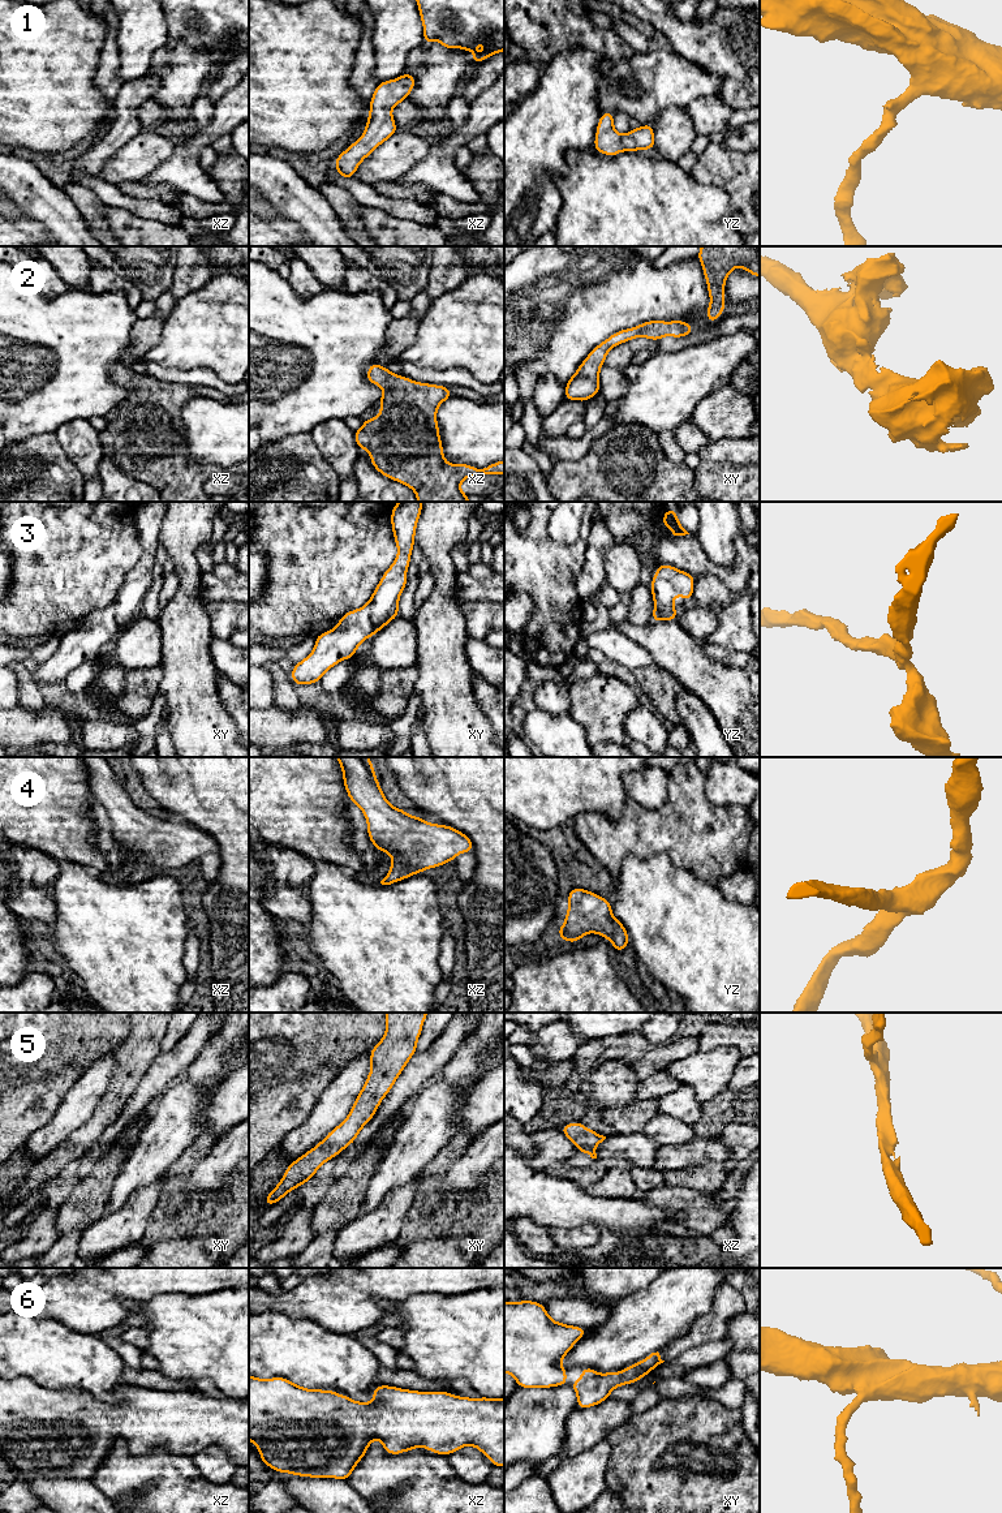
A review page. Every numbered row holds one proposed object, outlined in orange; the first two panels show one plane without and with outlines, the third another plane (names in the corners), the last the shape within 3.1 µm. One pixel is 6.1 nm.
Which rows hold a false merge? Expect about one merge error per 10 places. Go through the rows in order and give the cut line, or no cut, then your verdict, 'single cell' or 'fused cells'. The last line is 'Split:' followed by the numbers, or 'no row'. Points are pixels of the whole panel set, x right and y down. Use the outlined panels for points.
1: no cut | single cell
2: no cut | single cell
3: no cut | single cell
4: no cut | single cell
5: no cut | single cell
6: no cut | single cell
Split: no row

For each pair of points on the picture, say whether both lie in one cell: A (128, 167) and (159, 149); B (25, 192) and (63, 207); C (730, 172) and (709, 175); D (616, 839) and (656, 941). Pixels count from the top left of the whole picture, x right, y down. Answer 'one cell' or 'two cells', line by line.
A: one cell
B: one cell
C: one cell
D: two cells

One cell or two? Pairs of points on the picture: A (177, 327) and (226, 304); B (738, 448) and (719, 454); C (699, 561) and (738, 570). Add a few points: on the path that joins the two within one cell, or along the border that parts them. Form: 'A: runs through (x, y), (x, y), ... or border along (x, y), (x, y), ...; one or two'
A: runs through (189, 327), (202, 327), (214, 316); one
B: runs through (734, 451), (723, 451); one
C: runs through (708, 566), (729, 571); one

